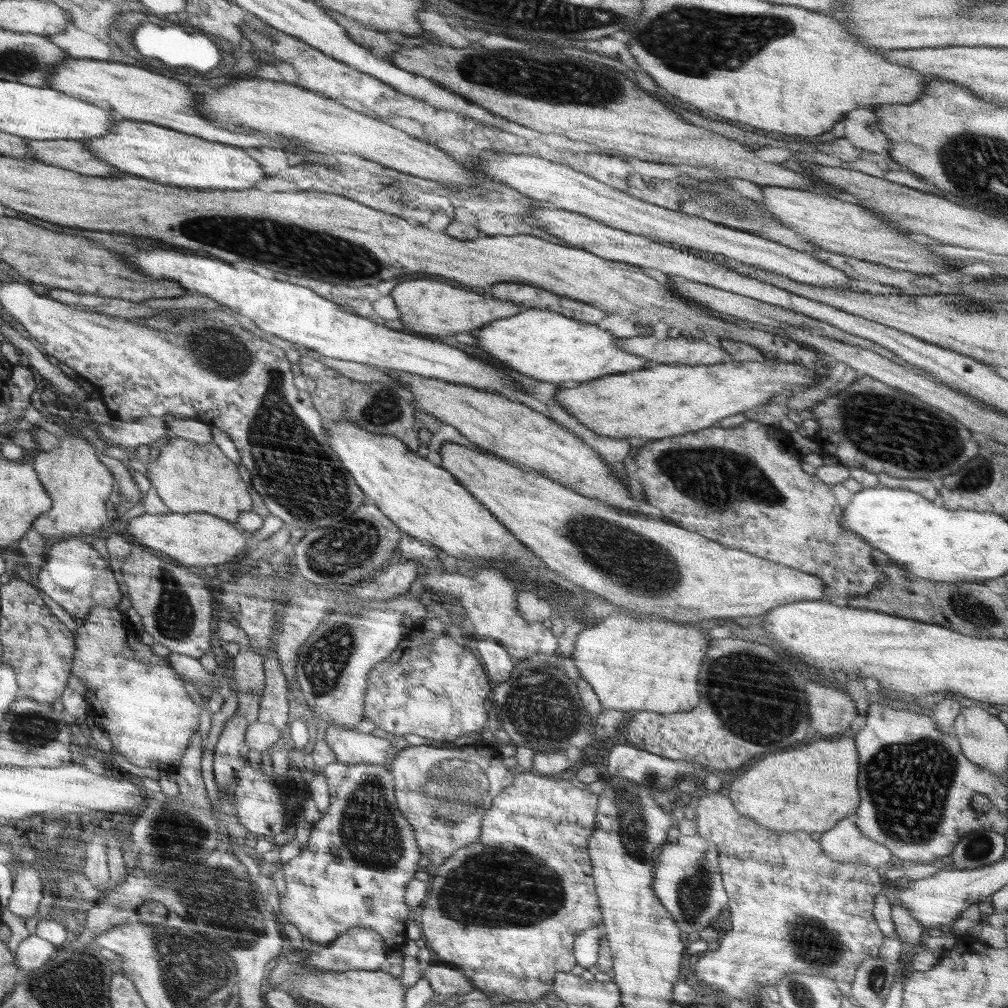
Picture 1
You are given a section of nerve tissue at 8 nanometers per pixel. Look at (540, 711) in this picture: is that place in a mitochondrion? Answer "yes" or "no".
yes

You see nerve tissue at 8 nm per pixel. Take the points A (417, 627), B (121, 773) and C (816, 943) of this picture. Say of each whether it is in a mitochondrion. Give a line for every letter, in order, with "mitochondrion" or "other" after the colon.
A: other
B: other
C: mitochondrion

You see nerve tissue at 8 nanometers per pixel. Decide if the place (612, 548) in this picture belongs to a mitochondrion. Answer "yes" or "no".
yes

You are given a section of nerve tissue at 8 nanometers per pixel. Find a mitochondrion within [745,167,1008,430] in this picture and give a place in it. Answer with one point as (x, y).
(957, 304)

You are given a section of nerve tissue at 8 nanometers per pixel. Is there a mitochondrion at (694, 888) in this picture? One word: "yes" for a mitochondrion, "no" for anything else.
yes

